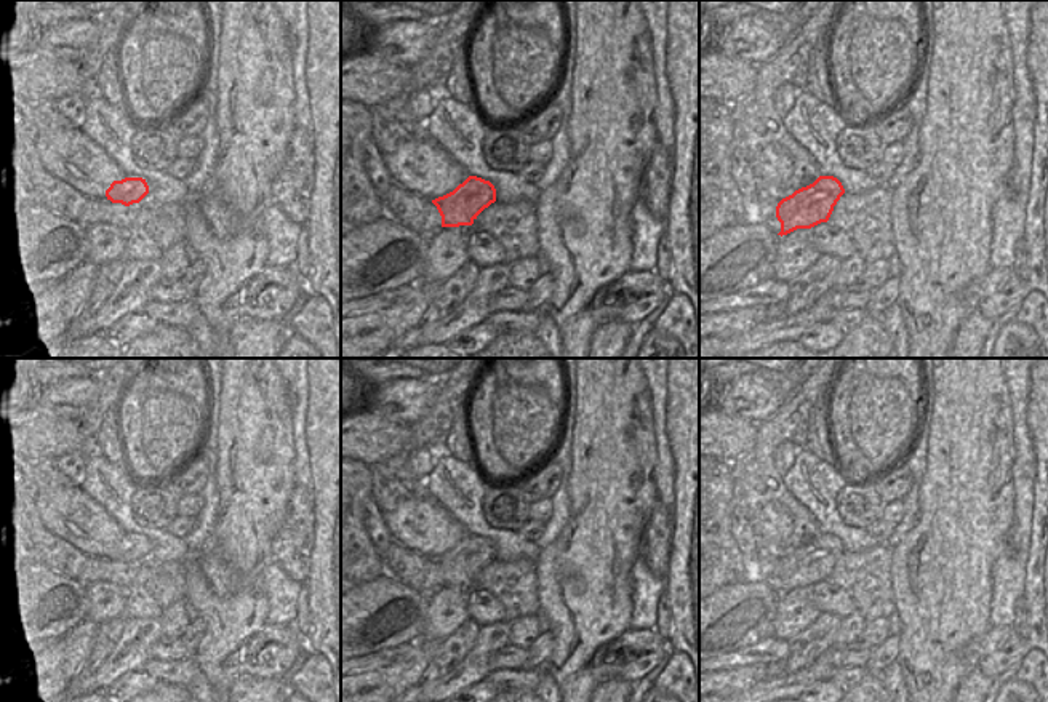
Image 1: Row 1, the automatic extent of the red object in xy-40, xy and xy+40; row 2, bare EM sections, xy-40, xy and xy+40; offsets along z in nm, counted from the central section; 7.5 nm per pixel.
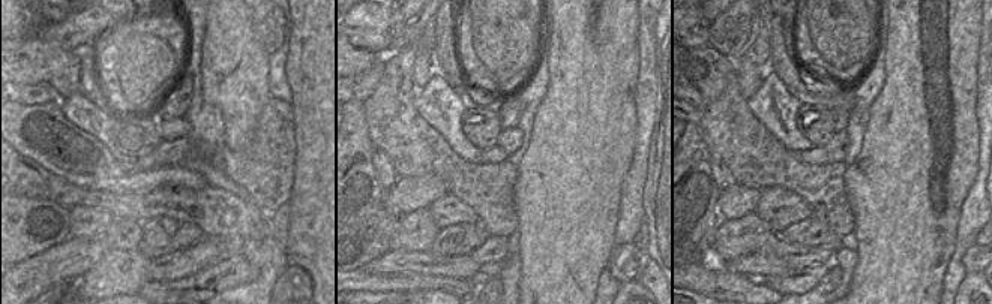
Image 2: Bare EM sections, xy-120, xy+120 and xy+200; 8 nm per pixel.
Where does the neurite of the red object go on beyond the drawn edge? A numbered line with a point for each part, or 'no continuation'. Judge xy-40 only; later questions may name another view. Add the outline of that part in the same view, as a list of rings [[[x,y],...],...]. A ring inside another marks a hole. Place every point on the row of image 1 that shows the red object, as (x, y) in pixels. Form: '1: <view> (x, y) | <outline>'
no continuation

